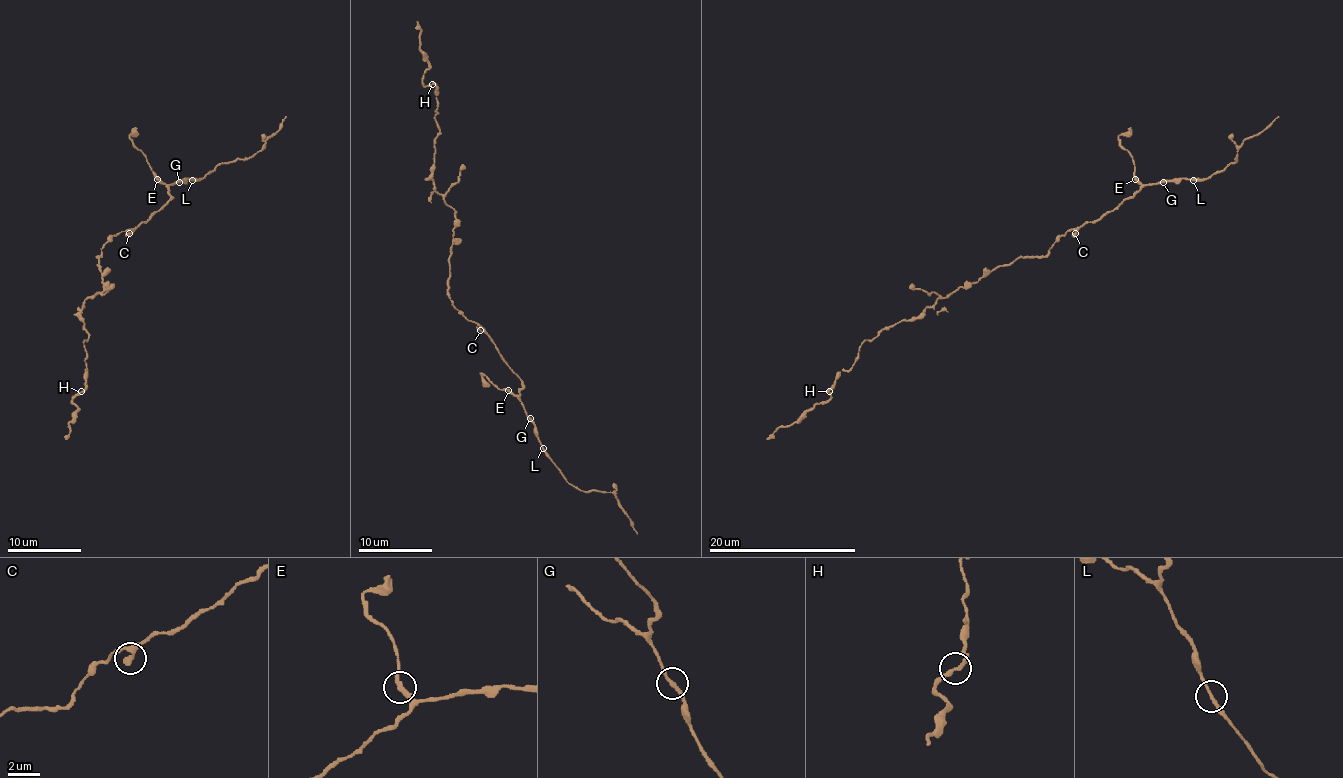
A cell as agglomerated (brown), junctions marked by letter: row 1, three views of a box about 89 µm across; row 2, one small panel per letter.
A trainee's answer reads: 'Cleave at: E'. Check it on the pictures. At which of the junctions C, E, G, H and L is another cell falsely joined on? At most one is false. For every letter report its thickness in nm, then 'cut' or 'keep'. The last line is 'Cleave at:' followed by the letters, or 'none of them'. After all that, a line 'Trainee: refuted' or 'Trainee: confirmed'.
C: 220 nm | keep
E: 280 nm | cut
G: 260 nm | keep
H: 240 nm | keep
L: 240 nm | keep
Cleave at: E
Trainee: confirmed

